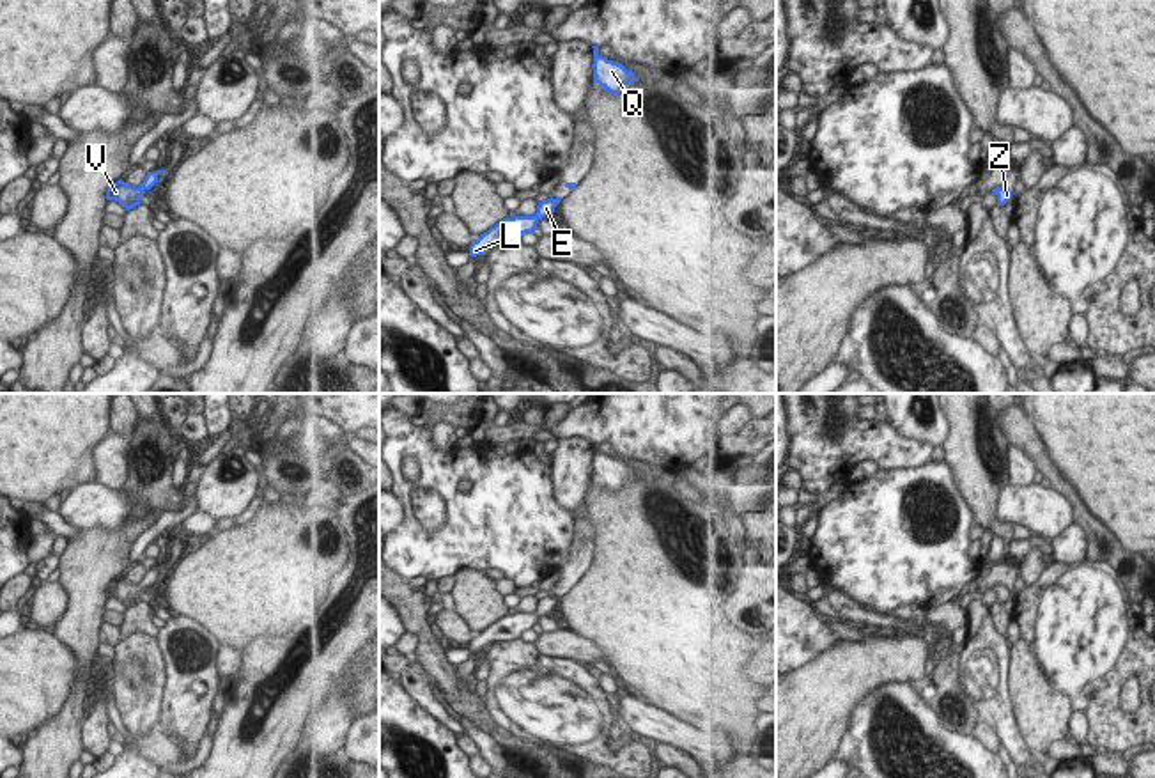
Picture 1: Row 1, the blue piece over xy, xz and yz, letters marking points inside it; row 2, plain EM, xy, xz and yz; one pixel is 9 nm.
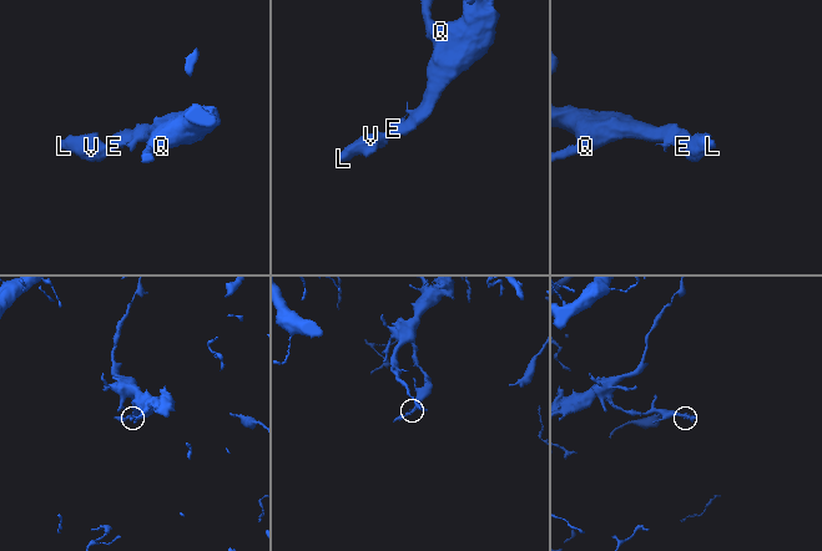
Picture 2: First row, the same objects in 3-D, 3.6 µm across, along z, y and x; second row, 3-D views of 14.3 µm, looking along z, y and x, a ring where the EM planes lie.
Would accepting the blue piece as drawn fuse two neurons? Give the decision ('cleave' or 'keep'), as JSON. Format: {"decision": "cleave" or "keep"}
{"decision": "keep"}

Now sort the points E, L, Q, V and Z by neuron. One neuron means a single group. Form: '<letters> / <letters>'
E L Q V Z

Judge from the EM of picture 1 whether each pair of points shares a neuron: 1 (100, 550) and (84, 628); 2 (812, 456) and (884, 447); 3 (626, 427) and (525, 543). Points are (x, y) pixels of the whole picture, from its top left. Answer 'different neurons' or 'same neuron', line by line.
1: same neuron
2: same neuron
3: different neurons

